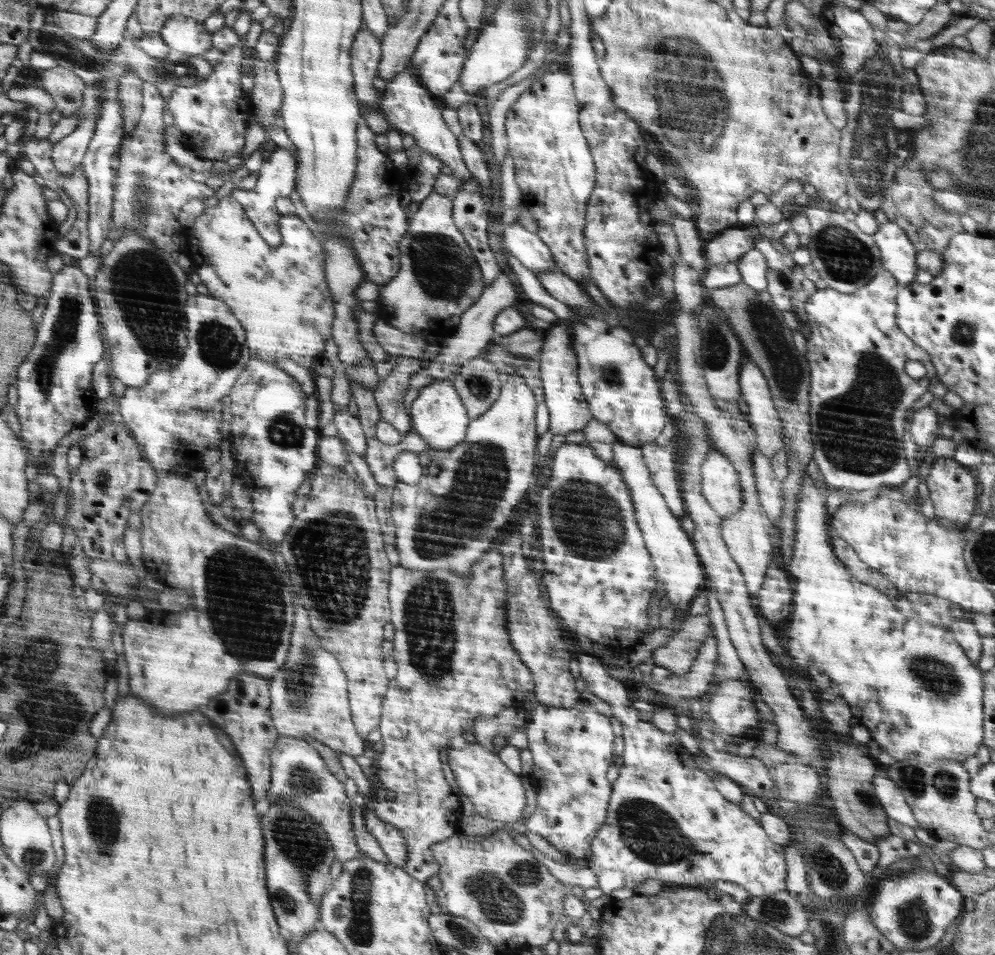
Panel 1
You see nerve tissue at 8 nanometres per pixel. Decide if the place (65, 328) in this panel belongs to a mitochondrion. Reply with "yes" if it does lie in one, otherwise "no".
yes

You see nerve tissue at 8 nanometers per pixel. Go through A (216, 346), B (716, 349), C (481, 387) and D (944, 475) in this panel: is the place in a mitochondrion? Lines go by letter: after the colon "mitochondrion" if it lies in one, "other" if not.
A: mitochondrion
B: mitochondrion
C: mitochondrion
D: other

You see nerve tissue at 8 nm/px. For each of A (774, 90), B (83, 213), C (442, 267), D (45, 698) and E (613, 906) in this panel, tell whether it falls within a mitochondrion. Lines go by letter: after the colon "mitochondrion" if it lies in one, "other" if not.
A: other
B: other
C: mitochondrion
D: mitochondrion
E: other

